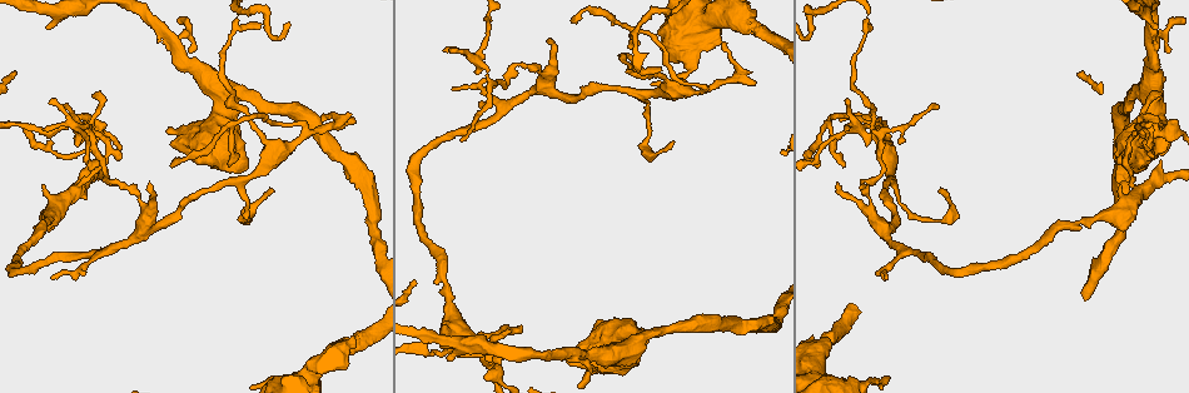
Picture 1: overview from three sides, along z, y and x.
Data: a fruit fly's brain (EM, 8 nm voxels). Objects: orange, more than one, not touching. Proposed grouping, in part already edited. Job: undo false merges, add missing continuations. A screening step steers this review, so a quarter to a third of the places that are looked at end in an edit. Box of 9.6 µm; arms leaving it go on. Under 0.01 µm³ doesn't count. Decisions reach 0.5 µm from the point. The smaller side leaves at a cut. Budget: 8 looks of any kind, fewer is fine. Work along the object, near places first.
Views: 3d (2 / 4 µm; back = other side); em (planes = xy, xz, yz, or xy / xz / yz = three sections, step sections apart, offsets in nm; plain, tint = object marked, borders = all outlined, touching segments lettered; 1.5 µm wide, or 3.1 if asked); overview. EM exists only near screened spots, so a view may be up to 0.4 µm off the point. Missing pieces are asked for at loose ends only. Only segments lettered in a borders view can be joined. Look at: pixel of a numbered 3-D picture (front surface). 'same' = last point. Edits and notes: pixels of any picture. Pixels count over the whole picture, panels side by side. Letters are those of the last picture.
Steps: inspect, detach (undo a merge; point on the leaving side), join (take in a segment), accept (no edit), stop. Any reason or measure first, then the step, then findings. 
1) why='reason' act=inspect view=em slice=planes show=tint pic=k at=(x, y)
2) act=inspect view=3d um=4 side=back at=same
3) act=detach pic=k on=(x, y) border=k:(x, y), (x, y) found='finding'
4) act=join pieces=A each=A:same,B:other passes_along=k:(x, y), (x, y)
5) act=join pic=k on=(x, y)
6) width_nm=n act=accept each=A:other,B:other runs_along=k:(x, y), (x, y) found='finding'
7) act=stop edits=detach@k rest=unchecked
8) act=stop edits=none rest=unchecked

why='an open end' act=inspect view=3d um=4 pic=1 at=(475, 70)

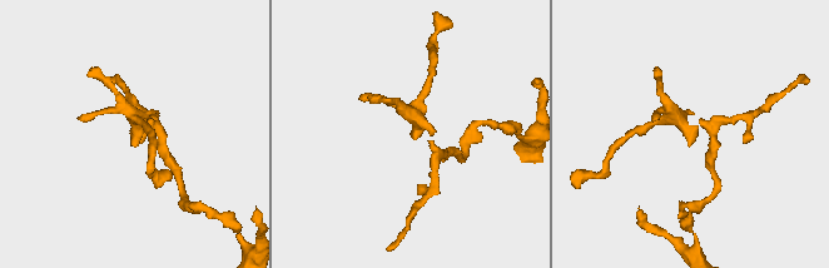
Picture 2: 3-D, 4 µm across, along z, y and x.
act=inspect view=em slice=planes show=borders pic=2 at=(689, 146)

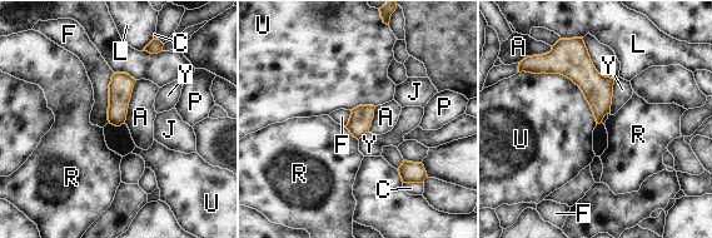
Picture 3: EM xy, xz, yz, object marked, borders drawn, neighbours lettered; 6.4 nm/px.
act=accept each=A:other,C:other,F:other,J:other,L:other,P:other,R:other,U:other,Y:other border=3:(527, 72), (569, 78), (597, 123) found='none of them fits'

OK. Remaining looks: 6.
why='a narrow waist' act=inspect view=em slice=planes show=borders pic=1 at=(229, 36)

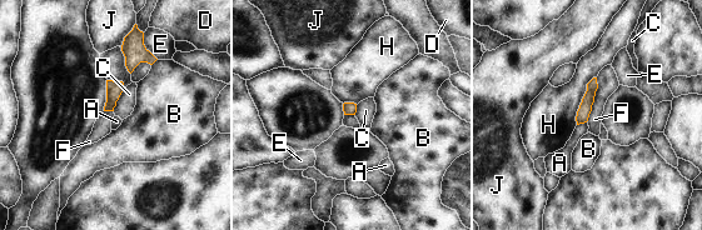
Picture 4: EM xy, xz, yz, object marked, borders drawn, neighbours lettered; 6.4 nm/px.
longest_contact=H:340nm act=accept each=A:other,B:other,C:other,D:other,E:other,F:other,H:other,J:other runs_along=4:(593, 83), (579, 120) found='all the same neuron'

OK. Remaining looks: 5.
why='thin end' act=inspect view=em slice=planes show=borders pic=1 at=(356, 121)

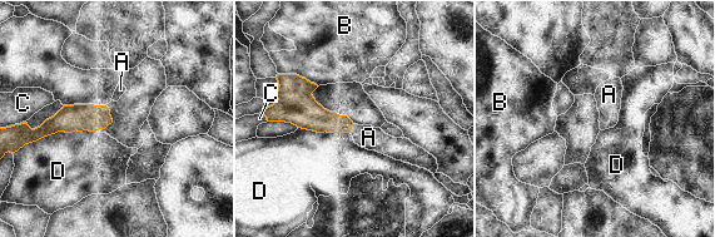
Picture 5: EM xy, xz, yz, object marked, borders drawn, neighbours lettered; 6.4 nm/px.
width_nm=140 act=join pieces=A each=A:same,B:other,C:other,D:other passes_along=5:(314, 117), (351, 128), (368, 137) found='it goes on there'

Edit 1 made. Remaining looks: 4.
act=stop edits=join@5 rest=unchecked

